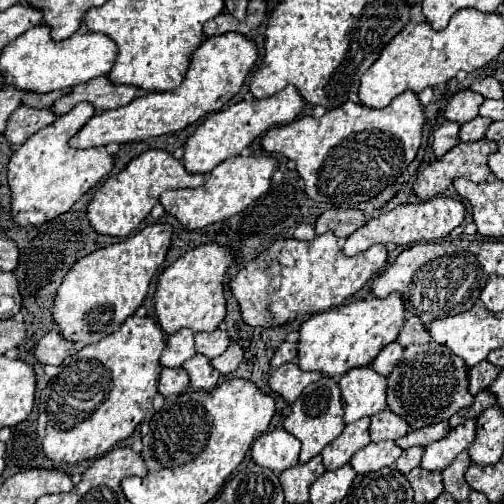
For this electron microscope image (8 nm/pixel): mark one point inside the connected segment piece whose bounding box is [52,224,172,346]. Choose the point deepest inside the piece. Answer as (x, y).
(102, 289)

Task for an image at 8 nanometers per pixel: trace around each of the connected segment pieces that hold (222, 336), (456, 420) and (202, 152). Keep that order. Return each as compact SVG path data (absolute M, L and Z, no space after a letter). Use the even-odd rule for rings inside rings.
M214 330L214 332L196 332L194 334L194 348L196 354L204 354L206 358L220 356L226 346L230 344L226 330Z
M488 390L476 394L476 396L474 396L474 404L472 404L470 408L464 408L464 410L456 412L456 414L448 420L450 428L456 428L458 424L462 424L462 422L468 420L468 418L476 418L476 414L480 414L480 412L486 410L486 408L490 408L492 404L496 404L496 396L492 396Z
M286 86L284 90L280 90L278 94L274 94L270 98L262 98L262 100L254 98L254 100L248 100L248 102L242 100L242 102L228 106L226 110L210 114L188 136L188 140L184 144L182 164L192 174L196 174L196 172L208 174L222 160L226 160L230 156L238 156L246 146L250 146L252 140L256 140L258 136L262 136L270 128L280 126L280 124L290 124L292 120L296 120L296 116L302 112L302 108L304 108L304 100L300 98L298 90L294 86Z

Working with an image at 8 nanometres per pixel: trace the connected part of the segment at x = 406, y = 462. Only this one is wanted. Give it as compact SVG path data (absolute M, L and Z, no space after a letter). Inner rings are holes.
M412 446L412 448L404 450L404 452L400 454L400 458L396 460L396 470L400 470L402 474L408 474L412 468L420 466L422 452L424 452L422 446Z

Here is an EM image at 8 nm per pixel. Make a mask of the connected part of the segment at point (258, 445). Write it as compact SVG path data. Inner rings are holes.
M284 428L264 432L260 438L254 440L250 448L252 460L262 468L274 470L276 474L296 466L298 452L300 452L300 440L288 434Z

